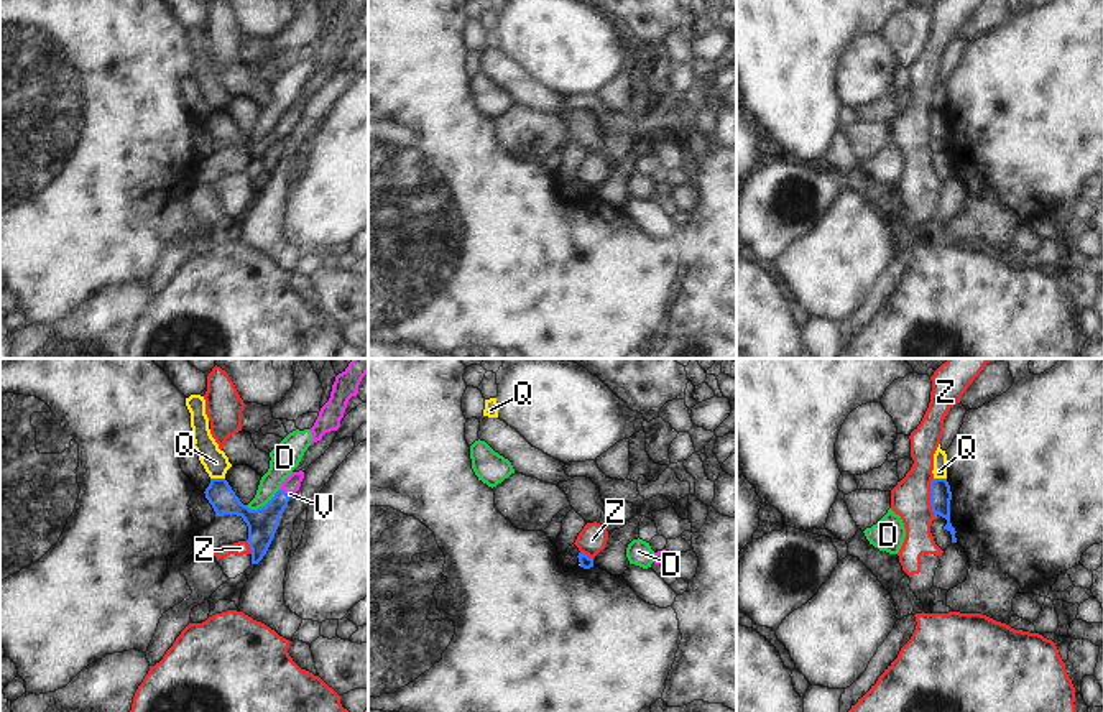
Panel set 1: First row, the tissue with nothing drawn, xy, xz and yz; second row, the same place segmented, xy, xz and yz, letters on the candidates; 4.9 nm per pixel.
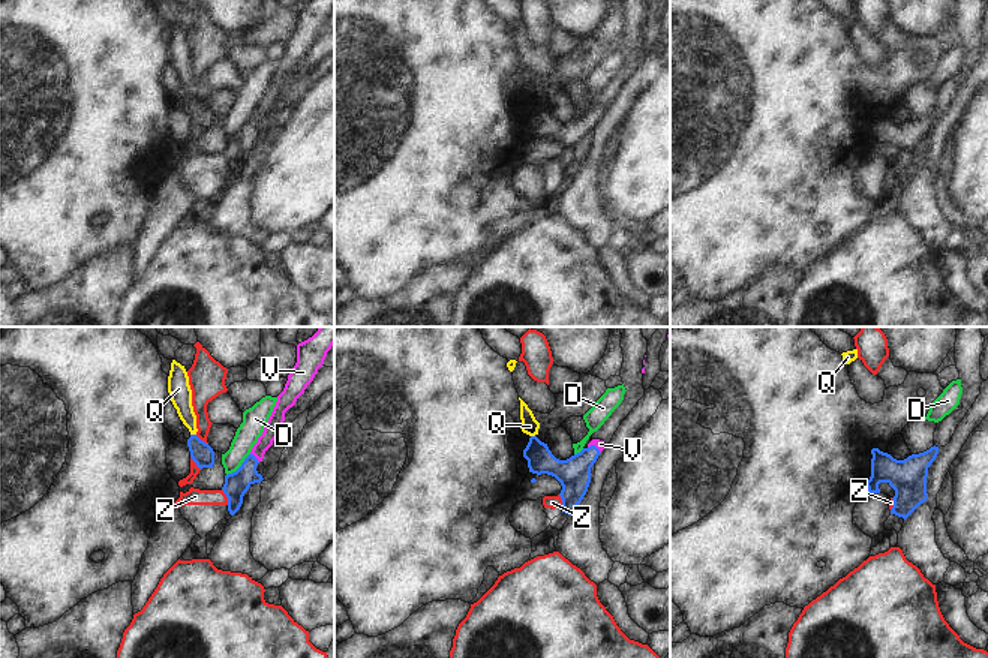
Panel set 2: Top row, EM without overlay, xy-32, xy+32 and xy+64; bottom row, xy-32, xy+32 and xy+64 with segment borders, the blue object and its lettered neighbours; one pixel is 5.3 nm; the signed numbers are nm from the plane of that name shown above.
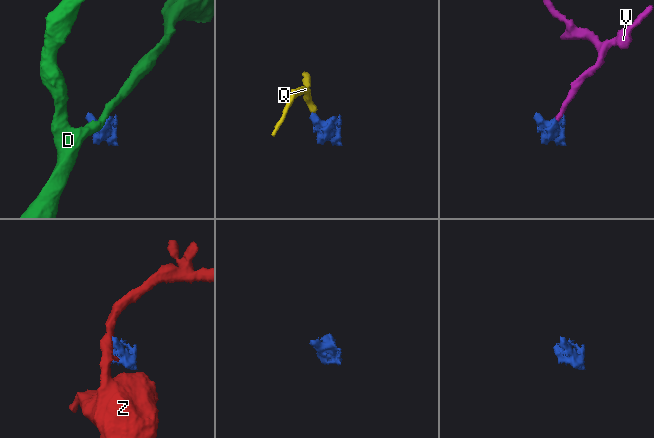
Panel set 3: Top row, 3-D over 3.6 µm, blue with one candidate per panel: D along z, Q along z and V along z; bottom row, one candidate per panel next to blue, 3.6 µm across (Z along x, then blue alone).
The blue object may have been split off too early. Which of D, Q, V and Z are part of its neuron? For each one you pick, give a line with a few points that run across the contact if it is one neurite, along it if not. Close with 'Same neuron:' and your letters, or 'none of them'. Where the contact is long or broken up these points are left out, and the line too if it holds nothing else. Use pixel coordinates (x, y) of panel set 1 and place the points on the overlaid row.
V: xy (262, 523), (285, 492), (293, 482)
Same neuron: V

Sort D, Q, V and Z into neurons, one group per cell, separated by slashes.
D / Q / V / Z

